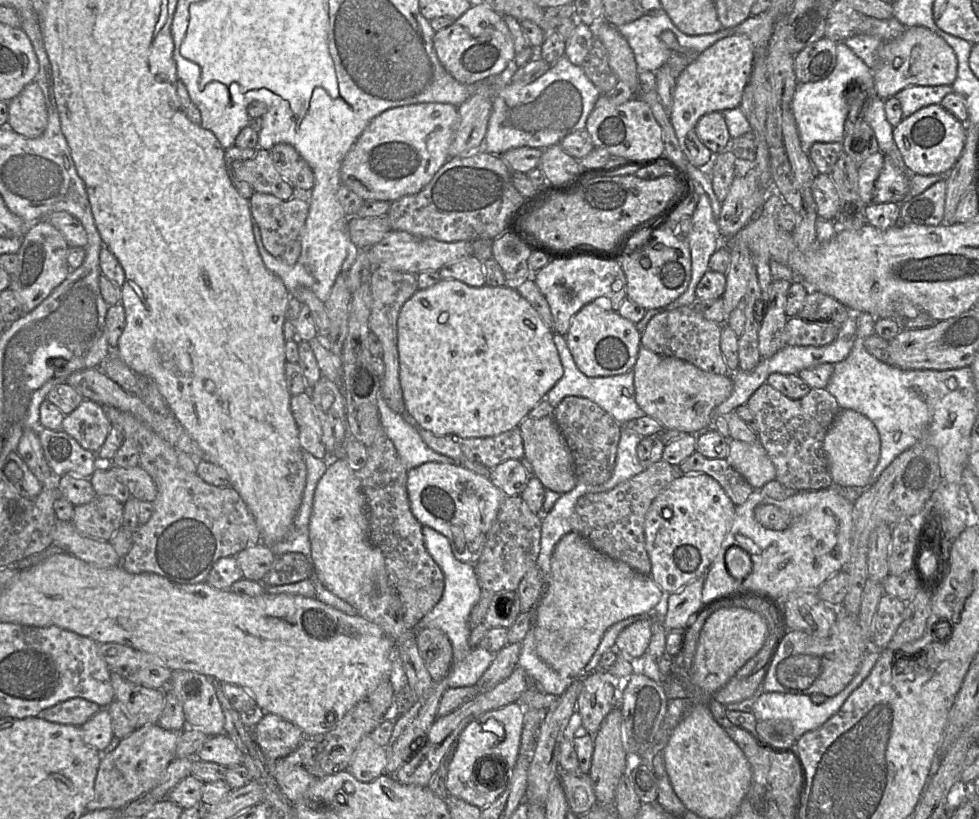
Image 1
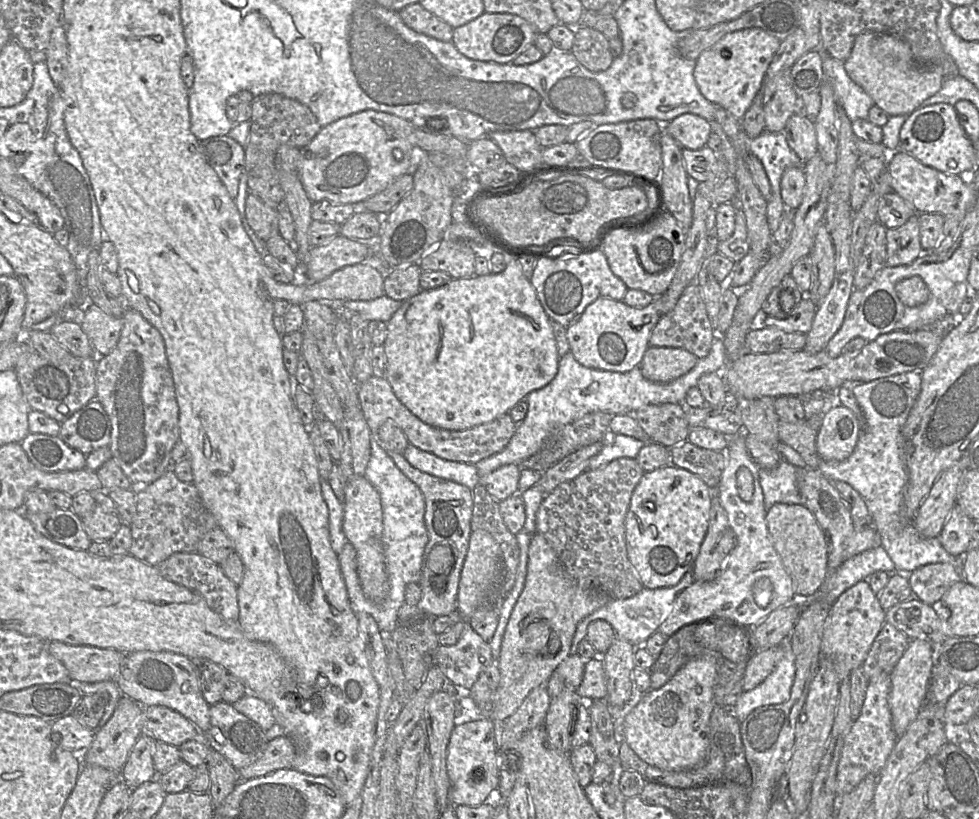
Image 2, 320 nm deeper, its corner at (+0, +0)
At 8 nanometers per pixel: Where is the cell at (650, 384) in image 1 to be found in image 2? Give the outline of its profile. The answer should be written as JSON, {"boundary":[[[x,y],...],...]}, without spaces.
{"boundary":[[[649,346],[639,367],[646,379],[668,383],[690,371],[697,361],[694,354],[683,348]]]}

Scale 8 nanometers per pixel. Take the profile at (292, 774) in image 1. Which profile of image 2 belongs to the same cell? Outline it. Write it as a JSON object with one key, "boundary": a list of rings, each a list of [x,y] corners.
{"boundary":[[[223,700],[211,705],[209,714],[211,727],[208,731],[201,733],[201,739],[211,749],[222,754],[236,770],[251,765],[262,755],[268,741],[265,732],[257,723]]]}

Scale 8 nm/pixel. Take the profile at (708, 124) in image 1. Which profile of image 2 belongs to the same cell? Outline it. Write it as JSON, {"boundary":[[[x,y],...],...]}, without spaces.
{"boundary":[[[692,113],[682,114],[663,125],[682,148],[689,150],[699,150],[705,147],[712,133],[710,122]]]}

